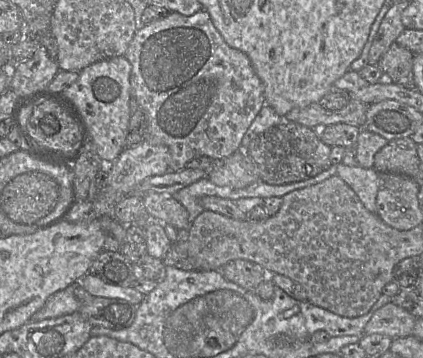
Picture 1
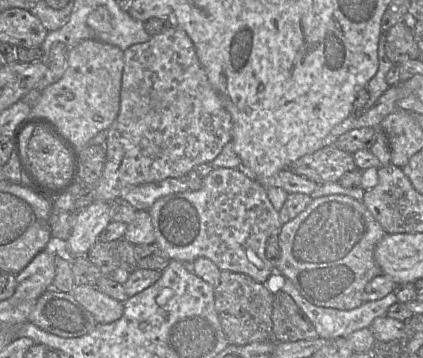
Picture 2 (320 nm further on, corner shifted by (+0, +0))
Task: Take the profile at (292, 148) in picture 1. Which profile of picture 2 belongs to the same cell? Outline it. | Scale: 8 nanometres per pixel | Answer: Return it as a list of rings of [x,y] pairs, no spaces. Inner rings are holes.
[[[331,145],[299,158],[288,169],[296,175],[323,185],[339,182],[345,173],[355,170],[356,165],[352,154]]]

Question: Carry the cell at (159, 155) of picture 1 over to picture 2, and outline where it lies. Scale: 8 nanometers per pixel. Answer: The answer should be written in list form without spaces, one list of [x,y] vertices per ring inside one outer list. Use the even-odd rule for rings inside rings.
[[[94,200],[84,210],[79,211],[72,233],[66,241],[66,249],[72,257],[84,257],[98,241],[100,233],[111,222],[111,204]]]

